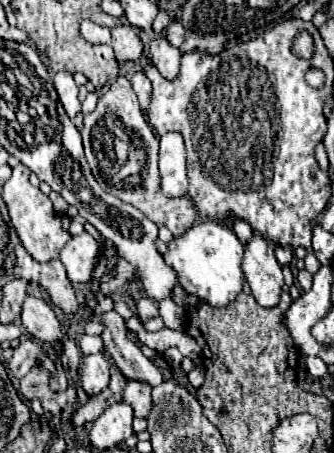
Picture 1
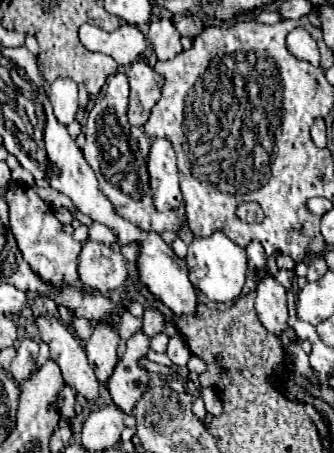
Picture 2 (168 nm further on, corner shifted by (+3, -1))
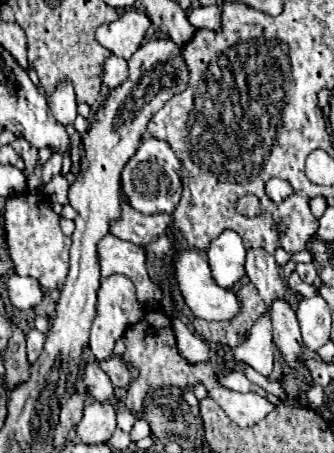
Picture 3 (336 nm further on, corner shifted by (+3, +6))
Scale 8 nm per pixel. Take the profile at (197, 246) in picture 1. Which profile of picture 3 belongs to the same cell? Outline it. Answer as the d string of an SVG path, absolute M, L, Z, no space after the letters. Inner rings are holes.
M226 230L218 238L214 238L206 250L208 264L212 270L212 280L222 288L232 288L246 272L244 272L244 256L246 248L242 238Z

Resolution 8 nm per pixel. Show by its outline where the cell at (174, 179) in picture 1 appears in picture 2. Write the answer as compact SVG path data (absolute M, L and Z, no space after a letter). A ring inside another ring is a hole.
M154 139L148 153L148 175L154 207L158 211L178 209L182 205L182 193L178 187L180 173L172 143L168 139Z

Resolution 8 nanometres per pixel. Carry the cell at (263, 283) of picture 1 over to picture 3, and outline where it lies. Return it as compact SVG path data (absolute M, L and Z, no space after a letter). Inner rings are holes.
M274 300L270 306L270 320L274 332L274 344L280 350L286 366L294 368L302 356L302 336L296 312L286 300Z

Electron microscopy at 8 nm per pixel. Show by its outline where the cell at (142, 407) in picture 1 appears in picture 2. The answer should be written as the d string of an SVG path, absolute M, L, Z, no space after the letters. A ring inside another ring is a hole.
M140 331L128 341L128 349L122 359L118 359L110 379L108 391L112 401L124 411L130 413L142 393L148 389L148 373L138 365L138 357L148 353L148 337Z

